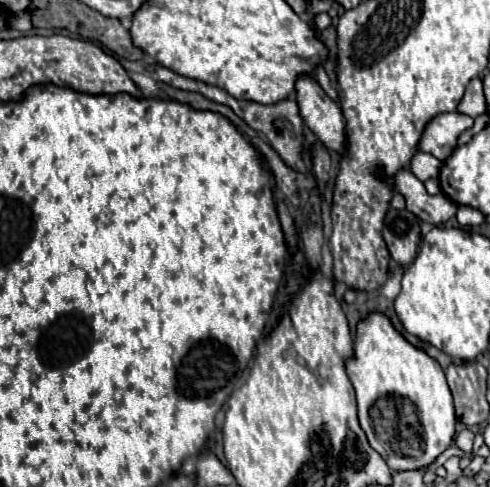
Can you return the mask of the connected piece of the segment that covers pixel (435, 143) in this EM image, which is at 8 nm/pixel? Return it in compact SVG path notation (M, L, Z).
M448 112L448 114L438 114L436 118L432 118L420 138L418 150L420 152L428 152L432 156L436 156L438 160L446 160L452 150L456 148L456 140L458 136L472 128L474 120L466 114L458 114L458 112Z

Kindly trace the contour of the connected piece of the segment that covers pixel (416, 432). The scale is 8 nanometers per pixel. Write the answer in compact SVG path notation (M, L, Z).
M370 312L356 324L354 356L346 358L346 374L356 390L360 426L368 436L370 446L386 460L390 470L416 470L424 468L444 452L454 438L454 404L440 364L424 350L412 346L382 312Z

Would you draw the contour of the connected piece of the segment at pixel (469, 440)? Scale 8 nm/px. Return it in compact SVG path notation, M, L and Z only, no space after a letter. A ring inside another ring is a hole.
M464 428L462 432L458 432L456 434L456 438L454 438L454 444L462 450L462 452L466 452L466 454L472 454L474 434L472 434L472 430L468 430L468 428Z

